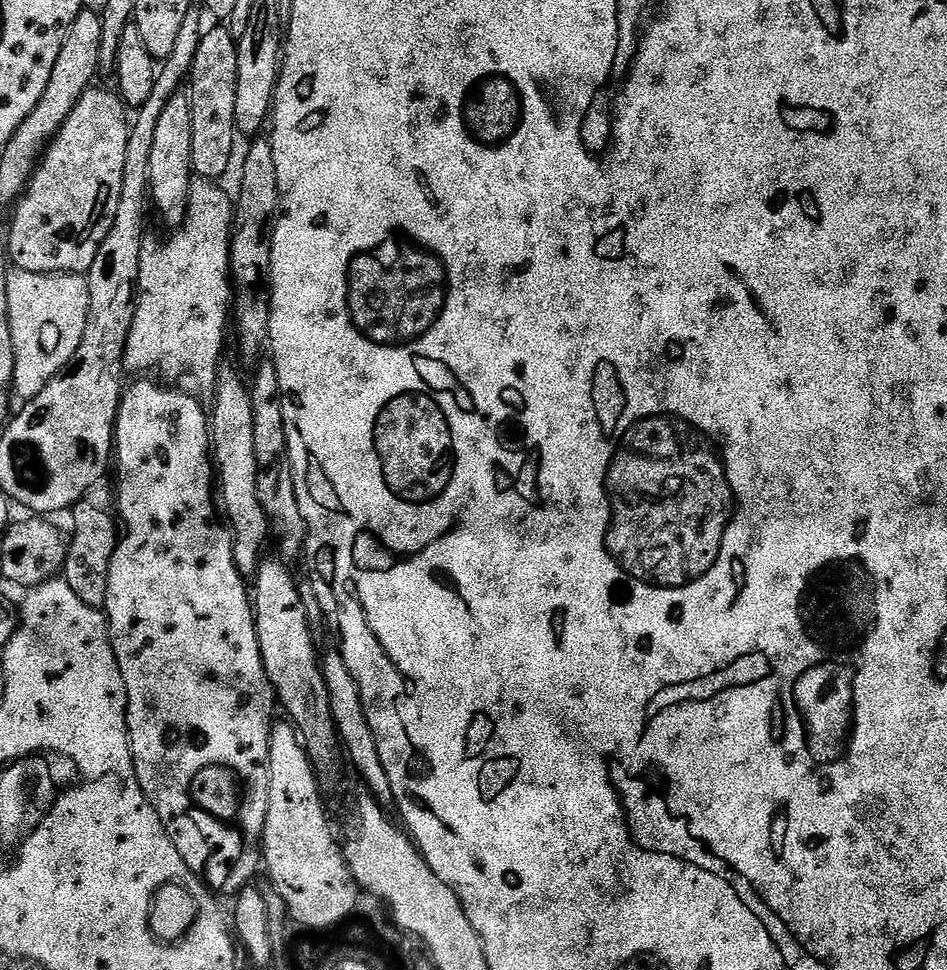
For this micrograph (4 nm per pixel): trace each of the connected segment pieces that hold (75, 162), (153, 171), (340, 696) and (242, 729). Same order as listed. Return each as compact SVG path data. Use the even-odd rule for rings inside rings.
M90 87L82 94L74 110L70 110L70 118L66 118L59 134L52 137L36 165L32 181L11 209L12 225L8 228L6 255L19 271L87 274L90 266L94 266L94 254L98 254L102 238L106 238L106 234L110 234L110 226L114 226L118 194L122 194L122 170L126 166L126 142L130 131L130 120L124 117L124 112L126 105L115 91Z
M181 94L170 98L166 102L166 110L158 117L158 126L154 129L154 143L150 149L150 174L148 175L148 195L151 207L154 209L154 216L161 220L168 227L168 230L175 230L183 224L188 213L188 196L192 192L194 173L192 170L191 149L191 123L190 123L190 102L187 95Z
M338 650L323 653L320 656L322 678L326 682L326 694L330 694L330 714L336 723L336 733L340 735L343 755L347 763L360 775L365 784L367 795L371 796L381 808L388 810L394 801L390 790L390 777L386 775L386 766L382 766L382 757L378 755L378 742L374 742L374 730L370 730L370 722L366 718L366 710L362 706L362 694L358 682L354 682L354 674L346 666L342 654Z
M140 378L137 379L140 380L137 384L129 383L125 387L120 398L120 413L116 415L114 472L116 468L116 476L120 479L120 485L116 488L116 508L120 511L124 532L122 528L116 541L116 549L110 558L103 611L106 613L108 637L112 643L114 658L118 662L118 670L122 670L122 682L126 682L128 740L132 744L134 770L144 791L144 797L148 799L158 818L162 818L162 826L166 826L170 842L178 846L178 854L182 854L182 862L186 862L188 869L202 878L209 889L225 888L231 894L236 894L252 880L251 876L256 872L256 860L258 864L258 849L264 838L270 794L270 734L274 723L272 715L278 712L278 701L270 678L266 678L266 670L262 666L250 590L245 577L240 575L234 562L229 533L218 519L218 504L214 499L214 469L210 463L209 413L205 405L203 408L200 405L203 403L192 393L176 386L163 388L162 385L148 379L152 378Z

